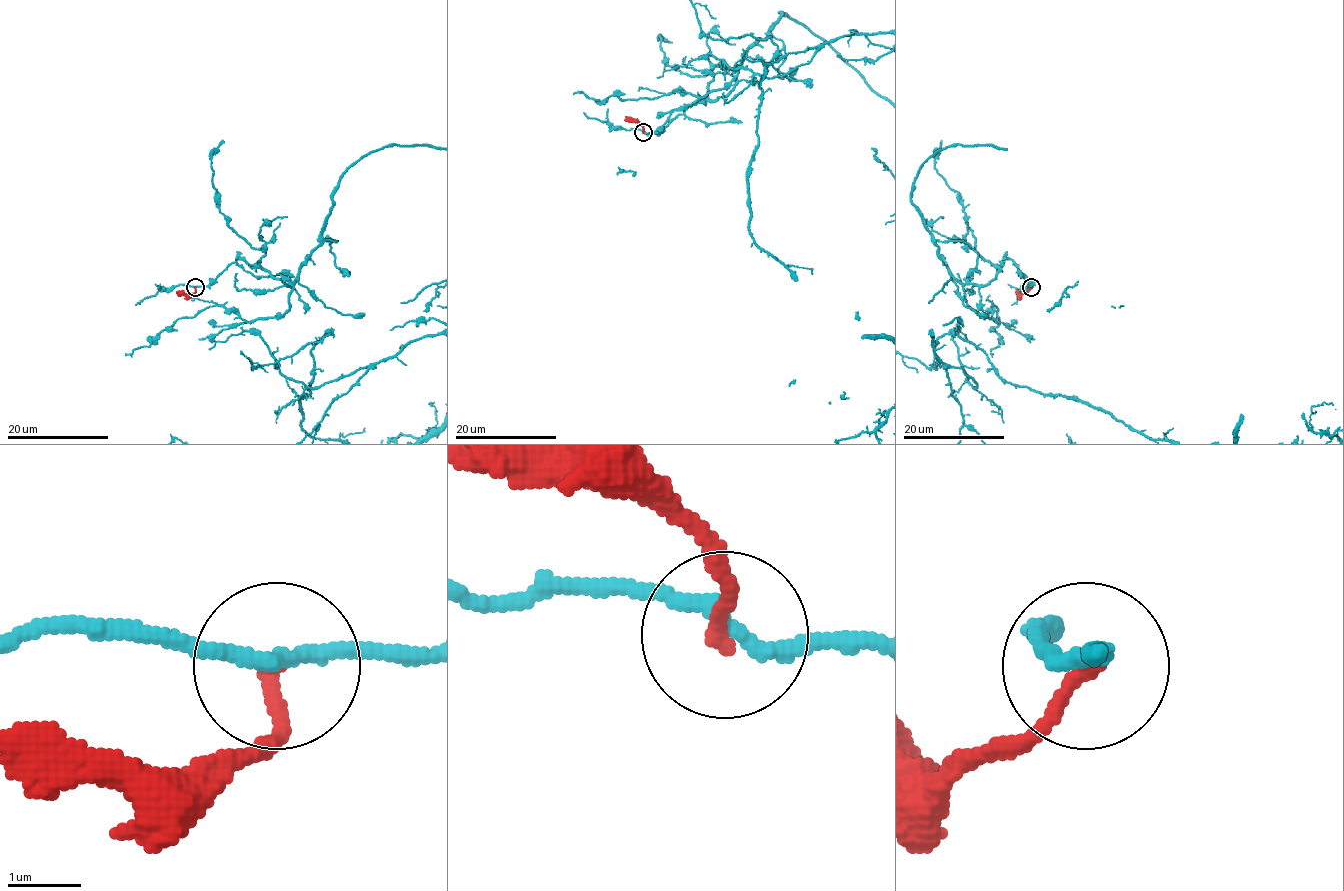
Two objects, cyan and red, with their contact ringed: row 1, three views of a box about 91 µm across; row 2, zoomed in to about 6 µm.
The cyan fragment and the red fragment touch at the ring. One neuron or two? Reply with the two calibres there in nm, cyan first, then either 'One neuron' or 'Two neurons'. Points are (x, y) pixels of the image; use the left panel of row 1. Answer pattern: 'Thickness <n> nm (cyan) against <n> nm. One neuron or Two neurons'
Thickness 220 nm (cyan) against 200 nm. Two neurons

